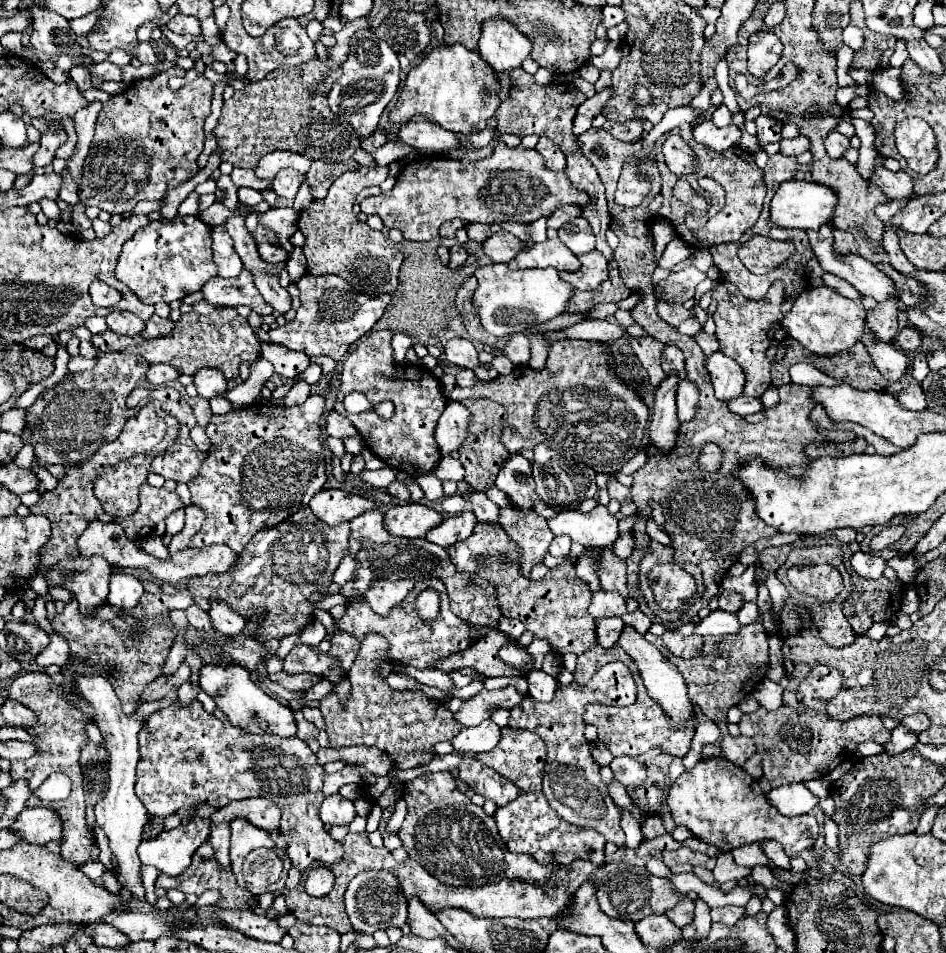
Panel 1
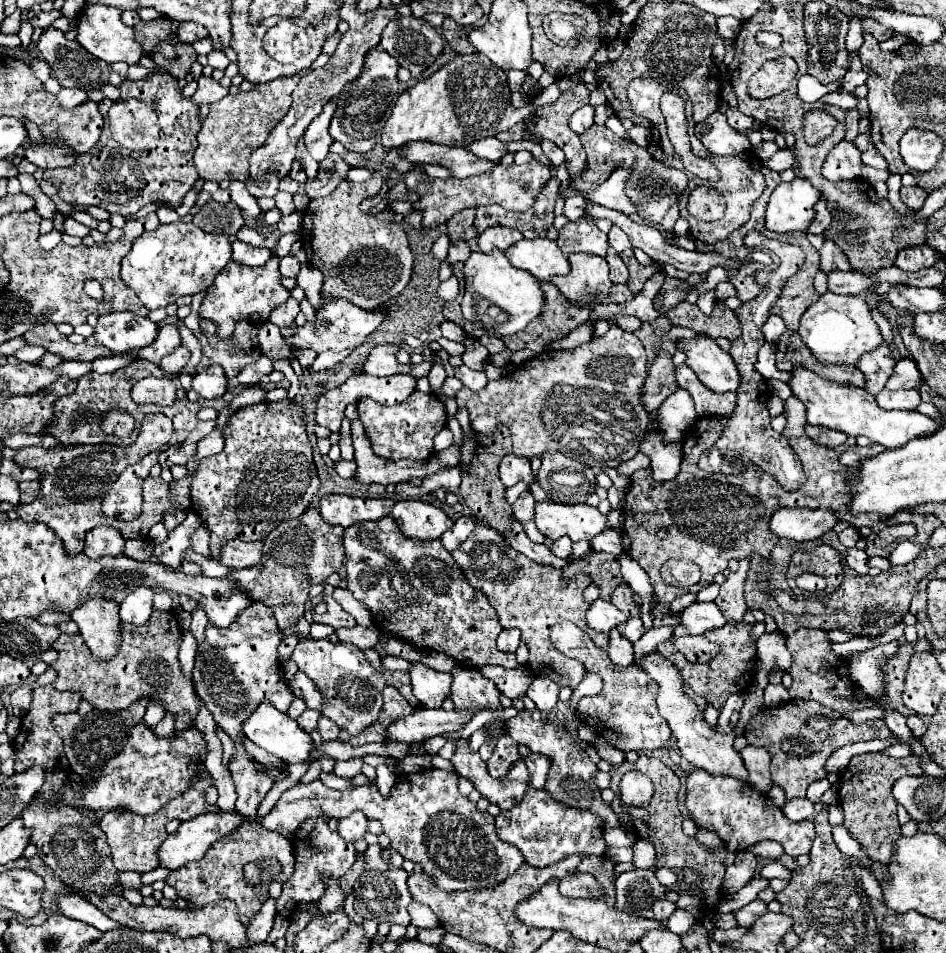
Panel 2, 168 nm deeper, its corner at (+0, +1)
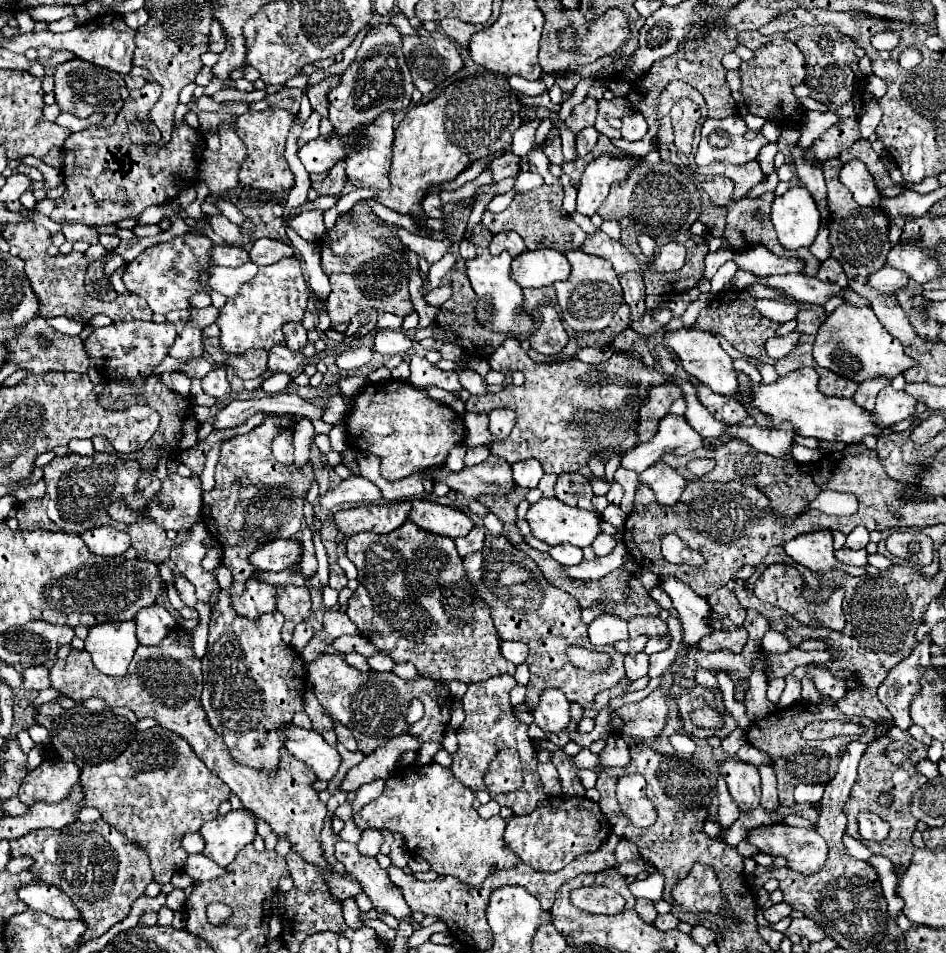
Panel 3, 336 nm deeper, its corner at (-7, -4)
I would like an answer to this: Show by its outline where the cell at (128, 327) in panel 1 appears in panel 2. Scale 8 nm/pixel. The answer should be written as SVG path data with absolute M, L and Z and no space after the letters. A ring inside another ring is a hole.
M108 313L98 317L94 337L110 351L124 353L150 345L156 339L156 331L158 325L148 317L138 317L132 313Z

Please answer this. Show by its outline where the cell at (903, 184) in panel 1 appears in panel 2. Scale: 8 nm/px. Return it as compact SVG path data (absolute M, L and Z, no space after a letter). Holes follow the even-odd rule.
M902 187L900 189L900 199L904 201L906 207L912 207L912 209L920 209L924 199L926 199L926 191L922 191L920 187Z

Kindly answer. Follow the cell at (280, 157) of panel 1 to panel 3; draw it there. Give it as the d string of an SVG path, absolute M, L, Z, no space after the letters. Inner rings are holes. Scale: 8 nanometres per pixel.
M377 24L363 38L355 60L341 74L339 84L327 92L329 120L333 122L335 130L347 132L379 118L379 114L385 110L397 112L407 108L411 104L413 90L413 78L401 52L401 32L393 24Z

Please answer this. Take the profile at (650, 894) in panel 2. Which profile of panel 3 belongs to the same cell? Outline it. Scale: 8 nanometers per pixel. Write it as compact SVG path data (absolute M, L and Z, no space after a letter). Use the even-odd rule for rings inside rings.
M659 914L655 920L655 928L659 928L661 932L673 930L673 928L677 928L677 924L679 924L679 920L673 914Z

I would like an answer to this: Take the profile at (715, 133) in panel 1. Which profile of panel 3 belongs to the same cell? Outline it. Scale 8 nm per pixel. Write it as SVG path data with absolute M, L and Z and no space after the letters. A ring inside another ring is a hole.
M739 114L723 120L705 120L701 128L701 142L695 154L697 166L707 166L715 160L729 164L745 164L759 156L759 150L769 144L763 134L753 140L745 138L747 126Z

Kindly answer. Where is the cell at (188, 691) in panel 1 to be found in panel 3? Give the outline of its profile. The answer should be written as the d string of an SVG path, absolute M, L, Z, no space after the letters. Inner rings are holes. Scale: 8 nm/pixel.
M161 726L139 732L123 756L83 768L79 784L85 790L79 806L97 808L107 824L139 842L153 862L153 880L159 884L167 884L187 862L181 838L193 832L193 826L199 832L205 822L215 820L219 804L229 800L231 792L195 756L187 740Z

